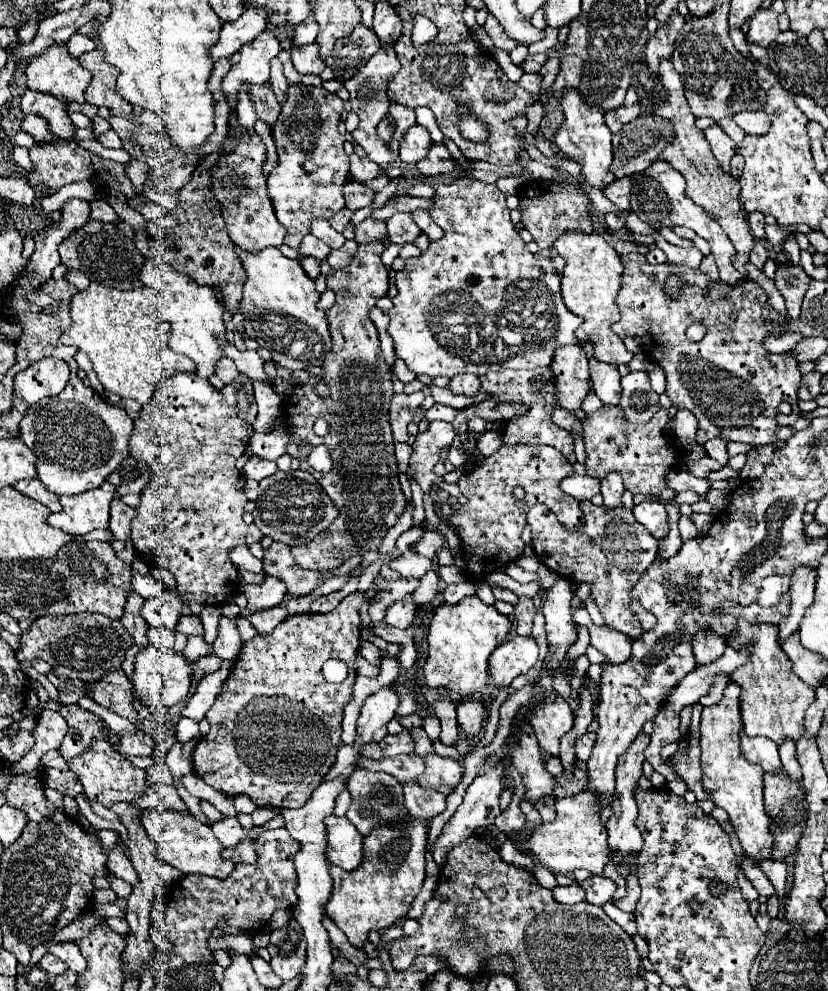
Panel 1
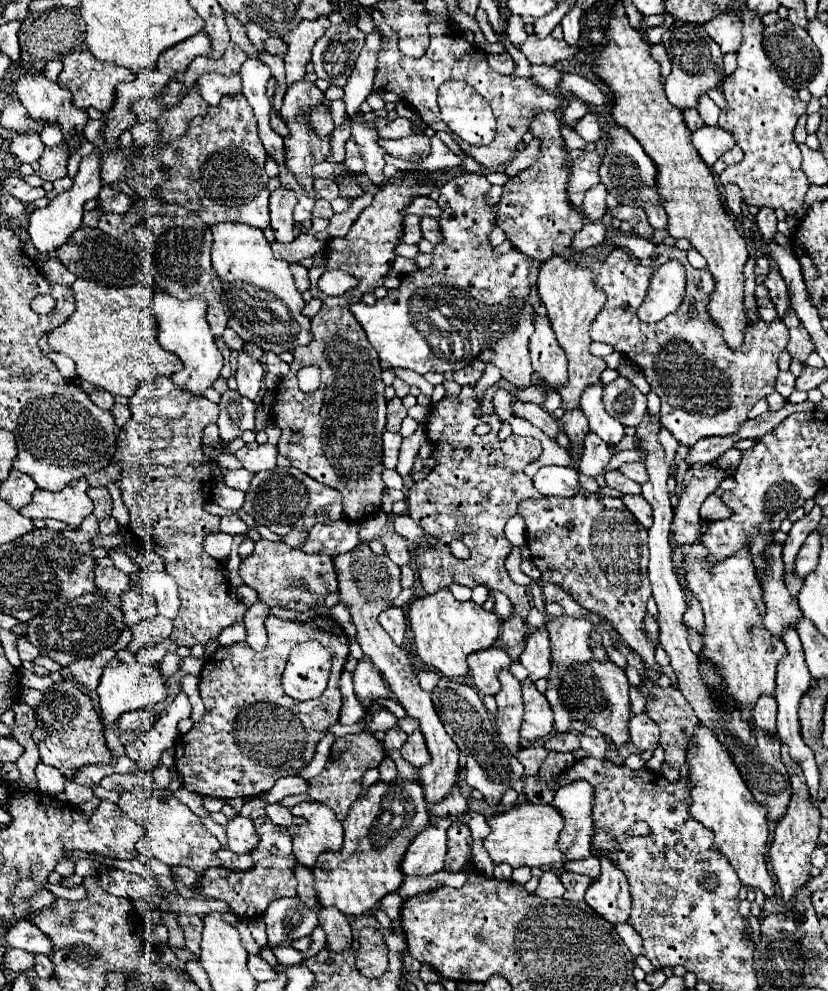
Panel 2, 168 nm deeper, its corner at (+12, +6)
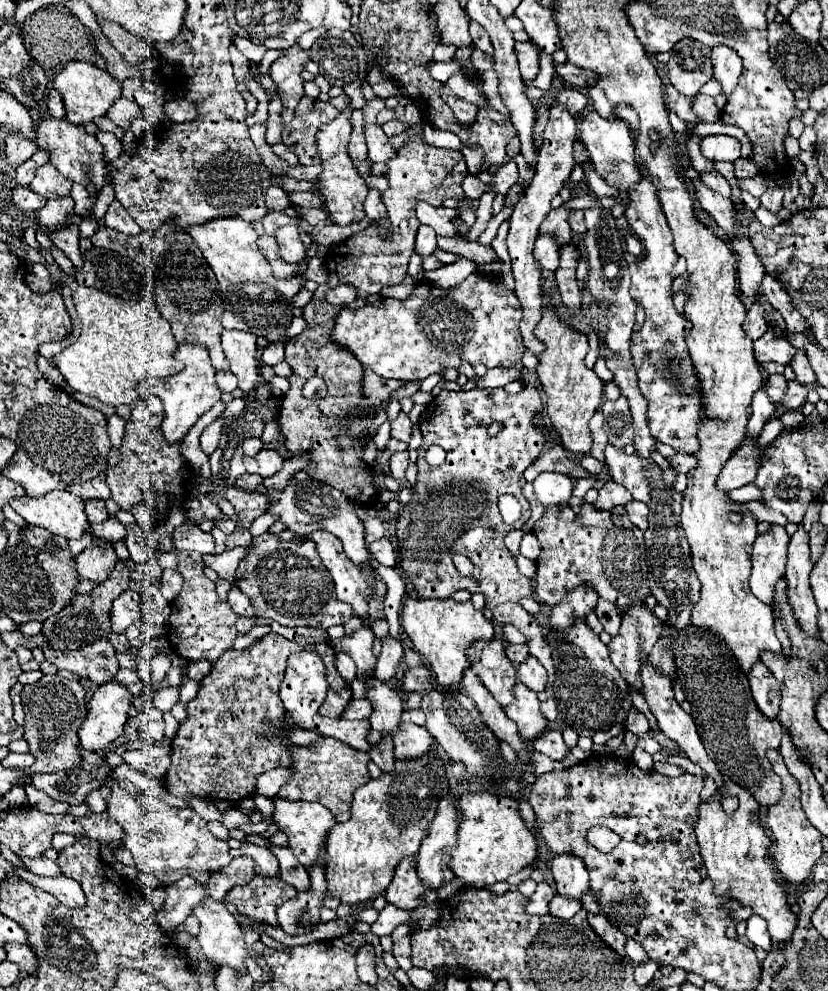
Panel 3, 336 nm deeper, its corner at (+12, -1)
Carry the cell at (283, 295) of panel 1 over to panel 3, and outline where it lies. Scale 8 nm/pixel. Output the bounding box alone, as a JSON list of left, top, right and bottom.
[186,217,306,343]

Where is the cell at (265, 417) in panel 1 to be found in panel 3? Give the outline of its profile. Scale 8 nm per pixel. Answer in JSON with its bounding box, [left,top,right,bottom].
[222,331,260,395]

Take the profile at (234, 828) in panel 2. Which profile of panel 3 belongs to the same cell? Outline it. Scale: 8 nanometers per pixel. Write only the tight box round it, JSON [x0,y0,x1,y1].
[240,841,280,877]

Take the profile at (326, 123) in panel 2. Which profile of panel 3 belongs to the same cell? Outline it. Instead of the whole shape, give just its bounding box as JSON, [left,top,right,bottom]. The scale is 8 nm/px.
[282,97,338,165]

